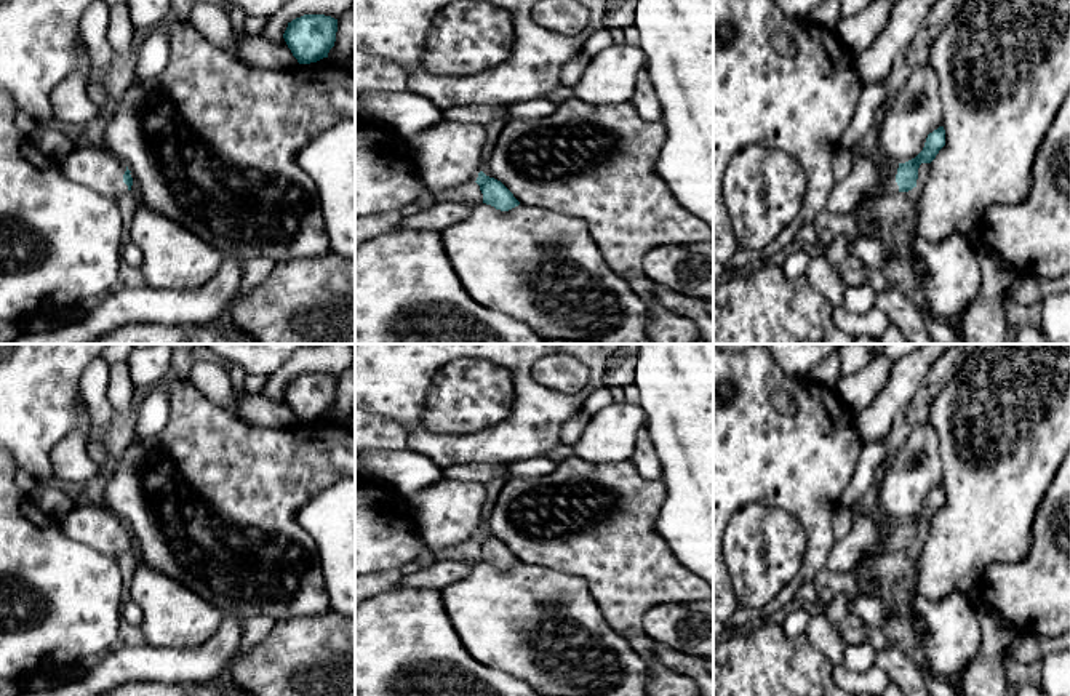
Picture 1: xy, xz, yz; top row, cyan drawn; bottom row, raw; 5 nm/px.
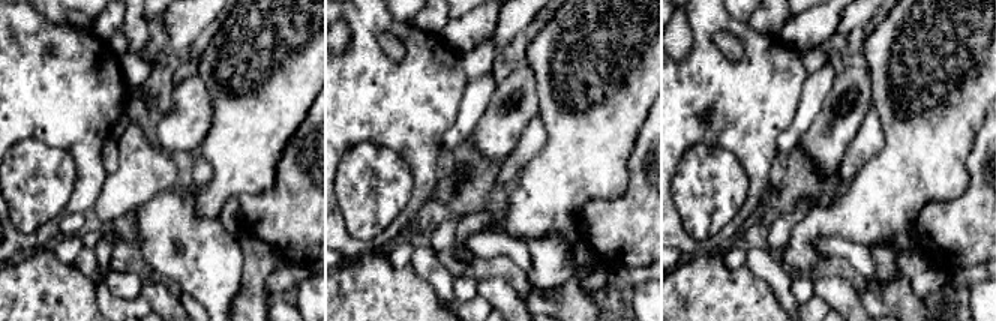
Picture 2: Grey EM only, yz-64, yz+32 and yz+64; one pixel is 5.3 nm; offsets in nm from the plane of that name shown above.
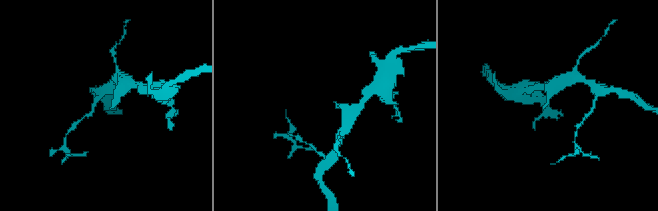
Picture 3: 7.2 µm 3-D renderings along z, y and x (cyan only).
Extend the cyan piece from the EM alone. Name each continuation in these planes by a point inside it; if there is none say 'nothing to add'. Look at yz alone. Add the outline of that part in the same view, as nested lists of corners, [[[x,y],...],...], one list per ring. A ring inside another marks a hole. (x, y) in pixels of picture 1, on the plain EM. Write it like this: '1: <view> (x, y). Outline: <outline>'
1: yz (866, 538). Outline: [[[883,514],[880,518],[854,515],[849,534],[835,542],[825,568],[833,574],[852,576],[867,557],[897,552],[897,526],[899,522],[889,522]]]

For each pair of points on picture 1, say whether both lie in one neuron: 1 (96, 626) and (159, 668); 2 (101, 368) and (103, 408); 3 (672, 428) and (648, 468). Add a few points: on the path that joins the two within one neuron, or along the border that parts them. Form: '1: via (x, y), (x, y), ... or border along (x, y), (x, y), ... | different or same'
1: border along (109, 650), (98, 658) | different
2: via (98, 378), (98, 399) | same
3: border along (643, 428), (659, 460), (661, 477) | different

